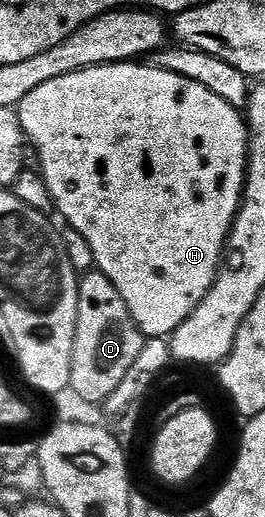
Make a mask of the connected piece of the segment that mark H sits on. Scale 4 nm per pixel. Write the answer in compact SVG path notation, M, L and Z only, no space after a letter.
M118 61L116 65L94 65L88 69L73 71L69 75L61 75L61 79L49 79L49 83L41 83L41 87L29 91L29 95L21 99L17 112L24 138L40 156L41 172L55 201L57 213L67 220L66 224L70 228L83 236L85 243L89 243L93 250L95 269L105 274L109 283L113 283L113 287L121 291L121 299L125 299L125 307L129 307L129 315L133 315L133 323L137 323L144 338L170 338L171 332L181 327L181 323L185 323L185 319L193 315L201 299L205 299L209 287L215 281L215 274L221 268L227 236L231 233L231 225L239 213L243 187L247 184L246 155L249 134L244 114L229 107L225 99L215 95L208 87L173 71L135 61Z

